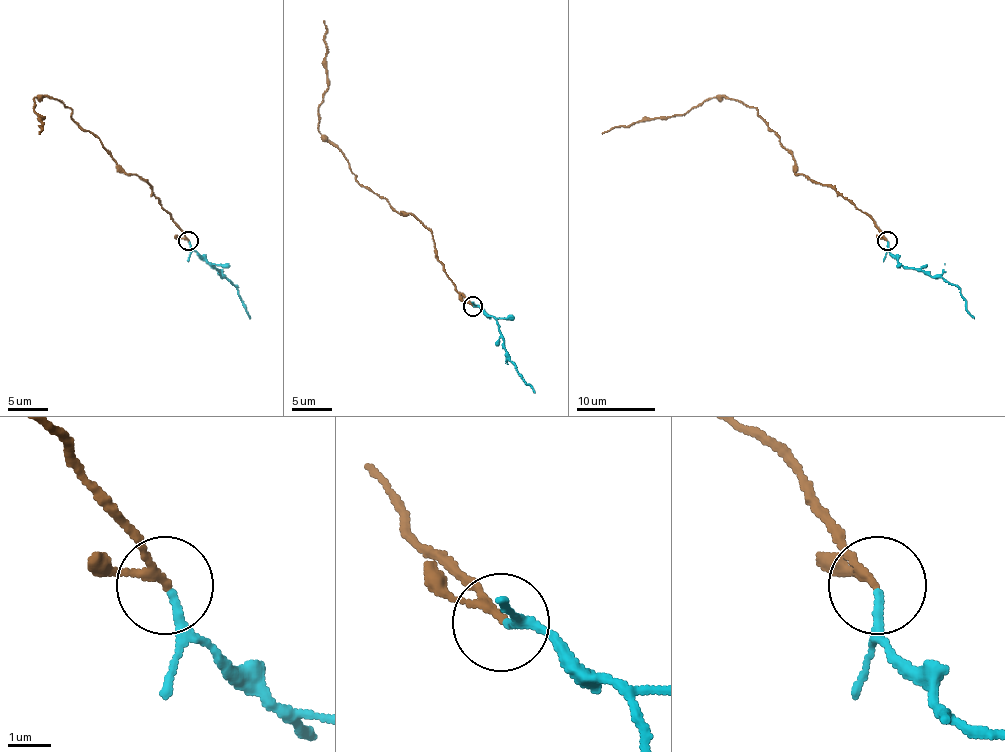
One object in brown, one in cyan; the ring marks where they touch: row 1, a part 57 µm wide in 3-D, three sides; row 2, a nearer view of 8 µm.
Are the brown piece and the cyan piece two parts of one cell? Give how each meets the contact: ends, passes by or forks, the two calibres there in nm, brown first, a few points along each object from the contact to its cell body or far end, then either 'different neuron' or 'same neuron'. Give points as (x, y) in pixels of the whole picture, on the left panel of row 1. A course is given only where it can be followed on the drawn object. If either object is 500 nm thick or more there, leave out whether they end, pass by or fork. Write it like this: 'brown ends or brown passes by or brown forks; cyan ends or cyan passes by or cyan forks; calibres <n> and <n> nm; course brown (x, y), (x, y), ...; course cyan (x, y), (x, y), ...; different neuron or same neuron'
brown passes by; cyan ends; calibres 150 and 200 nm; course brown (187, 240), (148, 183), (126, 173), (61, 102), (47, 96), (33, 98), (33, 110), (43, 118), (39, 133); course cyan (189, 242), (233, 285), (251, 319); same neuron

